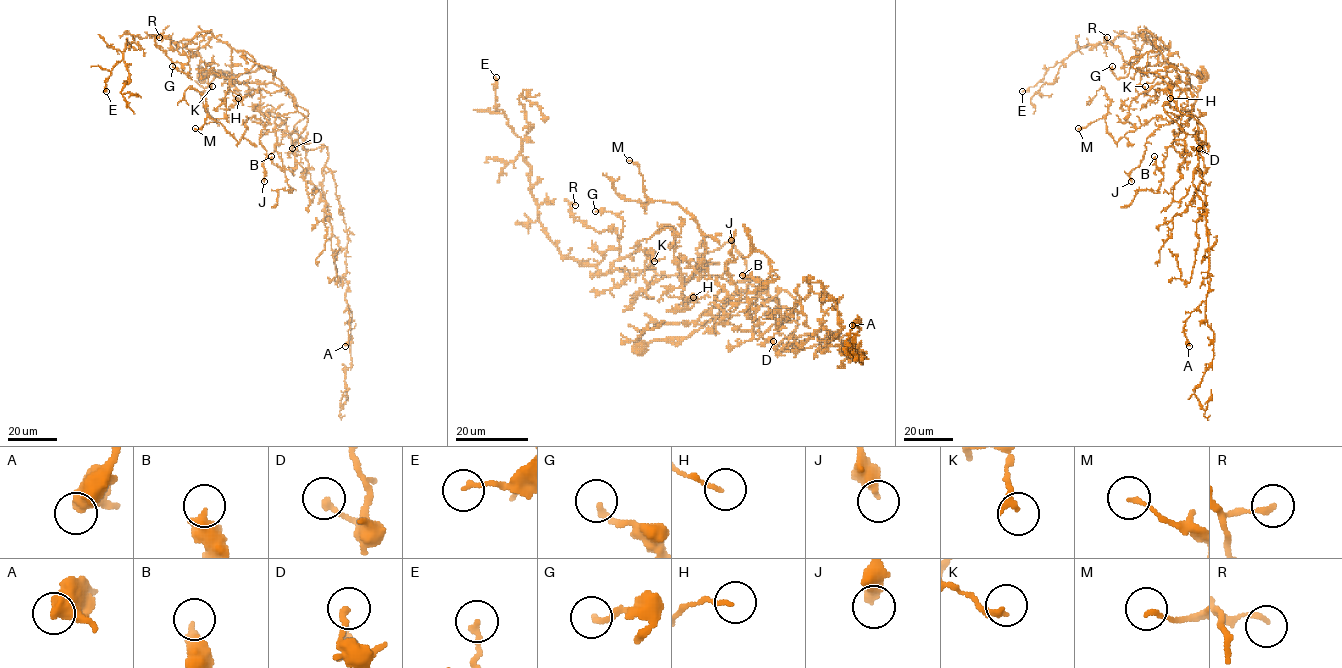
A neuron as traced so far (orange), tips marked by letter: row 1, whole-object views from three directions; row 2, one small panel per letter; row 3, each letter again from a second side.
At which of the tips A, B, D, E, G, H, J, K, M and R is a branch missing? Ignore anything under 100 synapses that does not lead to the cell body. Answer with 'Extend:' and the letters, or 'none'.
Extend: none

